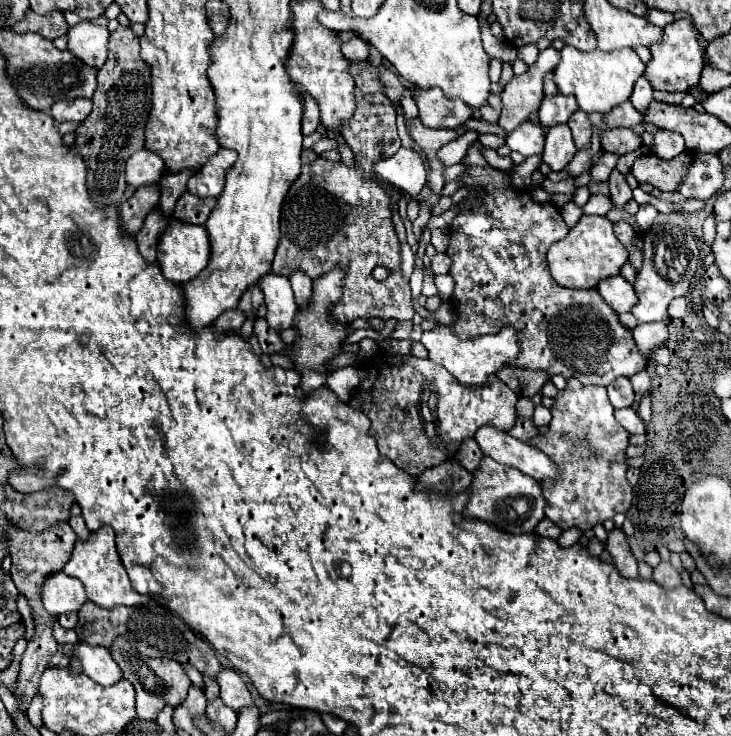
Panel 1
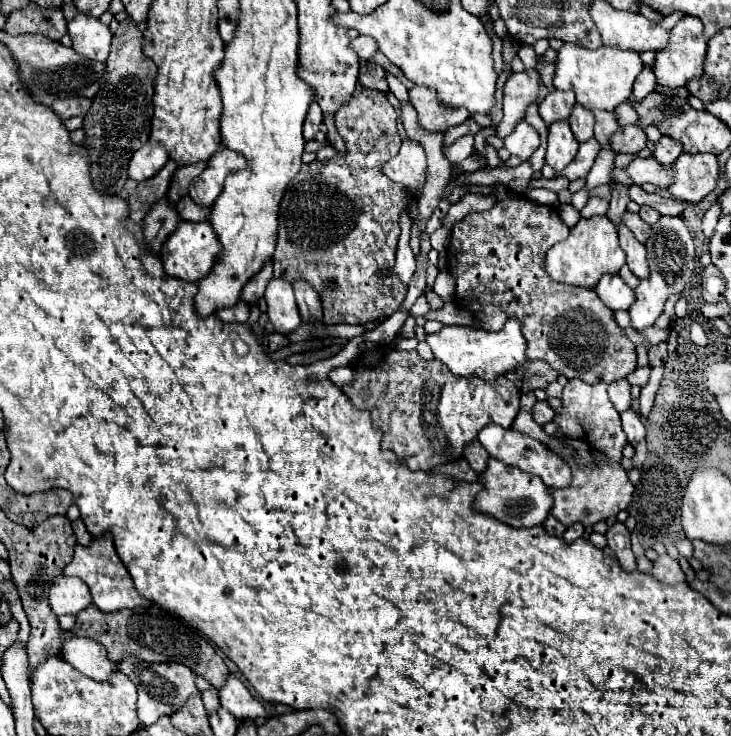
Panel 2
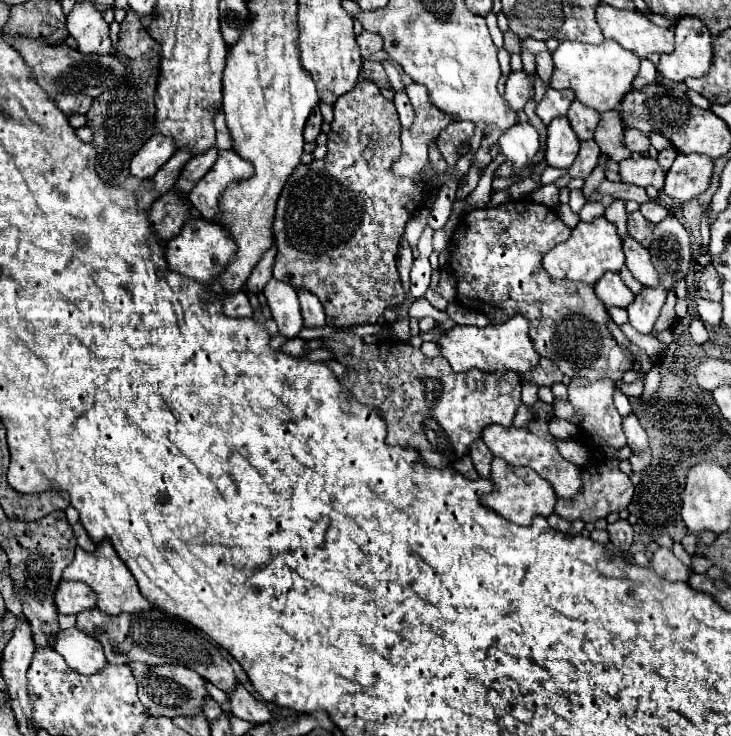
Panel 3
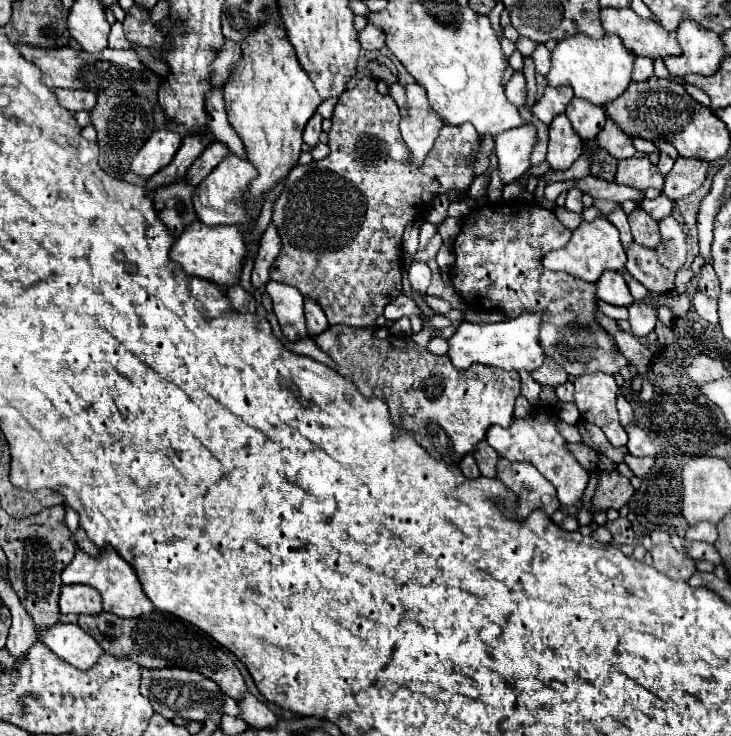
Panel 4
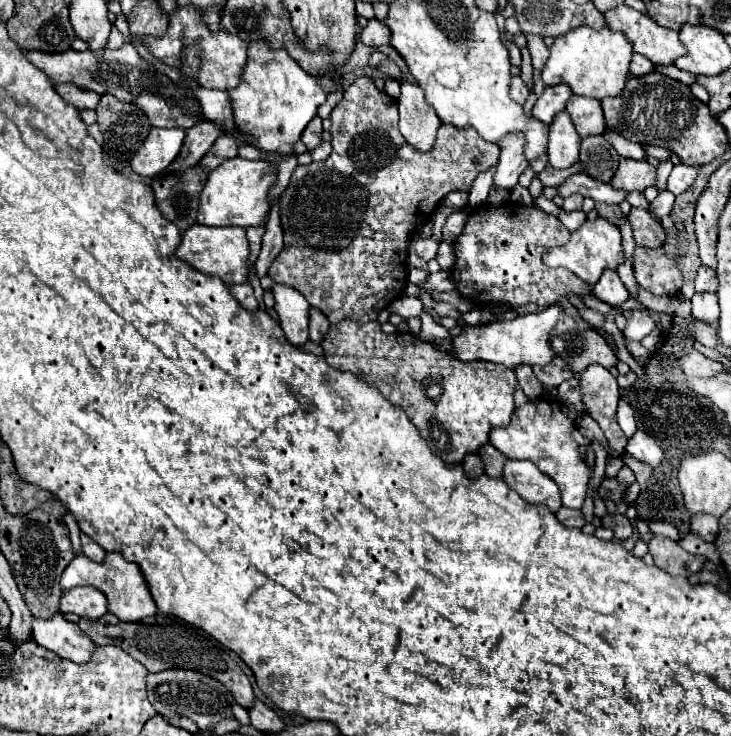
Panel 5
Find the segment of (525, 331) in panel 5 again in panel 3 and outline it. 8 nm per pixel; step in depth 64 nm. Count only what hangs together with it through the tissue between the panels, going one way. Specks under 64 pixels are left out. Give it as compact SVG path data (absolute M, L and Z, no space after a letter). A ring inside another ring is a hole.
M512 316L508 322L500 326L454 326L444 332L442 338L434 340L440 346L440 354L448 360L454 372L468 372L470 368L478 368L482 372L528 372L536 366L540 356L536 356L532 348L532 340L528 336L528 320L524 316Z

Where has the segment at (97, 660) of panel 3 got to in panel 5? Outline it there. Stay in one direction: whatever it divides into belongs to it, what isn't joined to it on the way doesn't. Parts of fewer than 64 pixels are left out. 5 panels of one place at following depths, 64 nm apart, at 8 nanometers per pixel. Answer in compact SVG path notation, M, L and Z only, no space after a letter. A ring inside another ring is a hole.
M56 614L48 620L34 618L32 638L60 658L72 660L76 664L90 662L92 652L96 650L94 642L88 640L88 636L78 628L78 624L64 620L62 614Z

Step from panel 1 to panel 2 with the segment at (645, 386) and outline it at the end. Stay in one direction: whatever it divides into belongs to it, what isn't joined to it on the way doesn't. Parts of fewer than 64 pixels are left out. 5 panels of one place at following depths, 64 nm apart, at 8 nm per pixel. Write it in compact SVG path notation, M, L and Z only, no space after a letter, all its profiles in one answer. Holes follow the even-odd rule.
M636 368L632 374L626 376L626 380L632 384L632 386L646 386L648 384L648 378L650 378L650 368Z

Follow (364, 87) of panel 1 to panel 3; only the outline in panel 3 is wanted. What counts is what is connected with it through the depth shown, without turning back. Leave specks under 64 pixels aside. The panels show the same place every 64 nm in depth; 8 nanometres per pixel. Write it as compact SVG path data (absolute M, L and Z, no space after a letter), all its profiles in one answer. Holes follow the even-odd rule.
M364 60L362 64L362 74L366 80L378 84L378 88L390 88L390 82L386 78L386 72L382 68L380 62L372 62L372 60Z

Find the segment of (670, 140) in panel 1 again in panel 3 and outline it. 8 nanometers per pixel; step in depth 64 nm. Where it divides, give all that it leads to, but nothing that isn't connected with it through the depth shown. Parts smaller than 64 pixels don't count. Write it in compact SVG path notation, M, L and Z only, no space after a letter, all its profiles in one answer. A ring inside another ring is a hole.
M670 146L670 148L664 148L664 150L660 150L658 152L658 164L664 168L664 170L668 170L670 166L672 166L672 162L674 162L674 158L678 156L678 150L674 148L674 146Z

